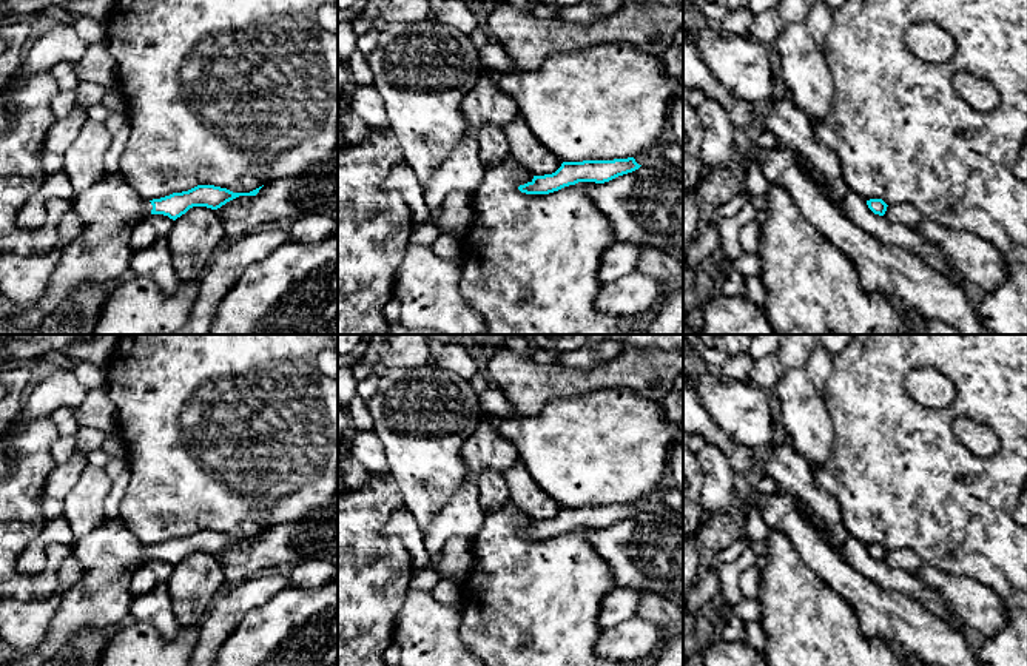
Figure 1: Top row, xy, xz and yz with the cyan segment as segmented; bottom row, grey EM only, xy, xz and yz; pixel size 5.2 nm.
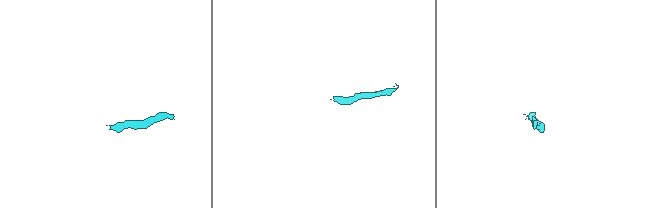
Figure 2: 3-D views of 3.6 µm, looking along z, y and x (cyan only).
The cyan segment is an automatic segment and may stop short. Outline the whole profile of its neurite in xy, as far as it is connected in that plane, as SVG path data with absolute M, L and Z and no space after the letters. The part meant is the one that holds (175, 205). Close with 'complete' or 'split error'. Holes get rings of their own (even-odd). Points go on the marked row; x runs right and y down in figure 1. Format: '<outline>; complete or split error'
M120 171L105 174L74 197L72 211L82 219L83 233L63 247L43 296L0 325L12 335L37 335L43 319L83 282L126 279L131 274L134 253L130 247L134 219L163 214L176 220L193 207L217 210L239 196L256 196L261 188L233 193L214 185L197 185L188 191L145 200Z; split error

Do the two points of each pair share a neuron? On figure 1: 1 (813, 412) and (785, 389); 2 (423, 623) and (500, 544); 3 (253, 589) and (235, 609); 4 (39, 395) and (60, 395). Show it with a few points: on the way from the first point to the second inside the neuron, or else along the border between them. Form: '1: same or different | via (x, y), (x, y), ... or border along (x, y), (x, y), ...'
1: same | via (807, 409), (791, 393)
2: different | border along (460, 605), (461, 640)
3: same | via (249, 594), (238, 605)
4: same | via (43, 395), (56, 395)

